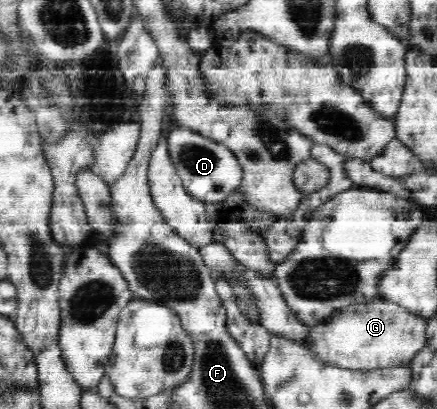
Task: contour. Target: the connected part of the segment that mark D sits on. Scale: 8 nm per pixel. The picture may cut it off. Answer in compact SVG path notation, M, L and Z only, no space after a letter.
M191 128L174 129L165 134L165 138L166 146L169 147L169 158L174 162L177 174L181 177L187 191L197 200L205 201L207 205L212 201L213 204L219 204L219 208L222 209L220 202L240 188L240 182L243 180L243 167L239 164L233 151L220 141L215 141Z

